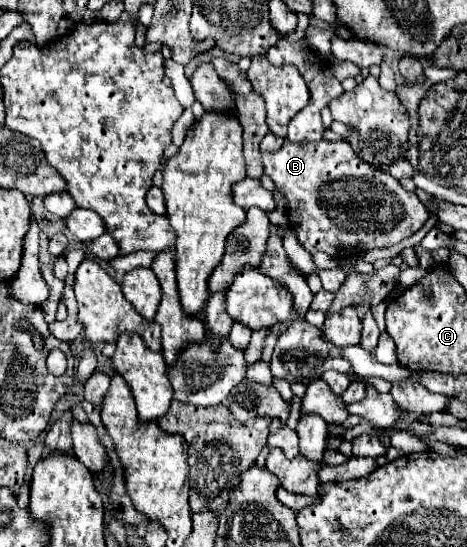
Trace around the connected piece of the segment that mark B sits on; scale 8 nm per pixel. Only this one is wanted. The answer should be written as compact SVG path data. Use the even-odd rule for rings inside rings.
M285 141L279 153L263 155L263 173L273 179L279 193L285 195L289 207L289 227L295 231L299 243L313 255L325 251L335 257L355 257L369 249L393 247L399 241L417 233L429 219L427 207L413 191L407 191L385 171L377 171L361 161L347 141L319 141L319 143L291 143Z

